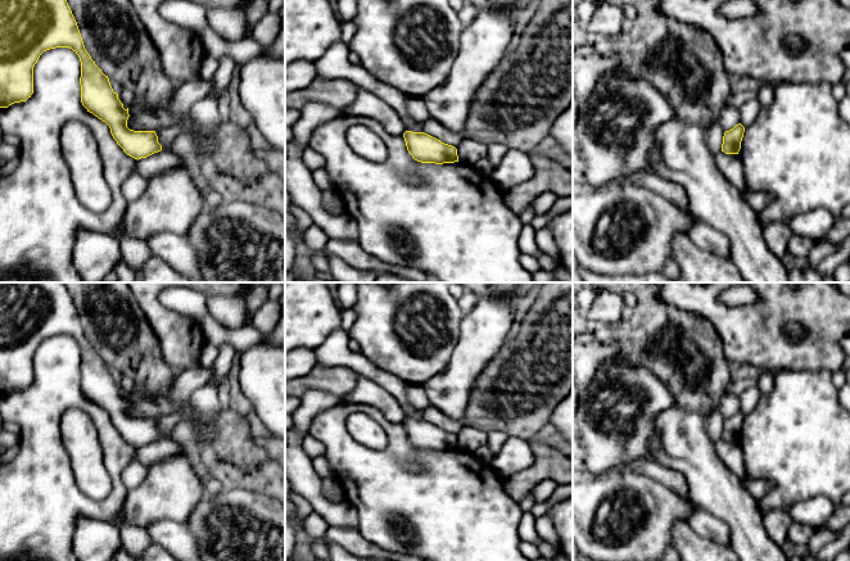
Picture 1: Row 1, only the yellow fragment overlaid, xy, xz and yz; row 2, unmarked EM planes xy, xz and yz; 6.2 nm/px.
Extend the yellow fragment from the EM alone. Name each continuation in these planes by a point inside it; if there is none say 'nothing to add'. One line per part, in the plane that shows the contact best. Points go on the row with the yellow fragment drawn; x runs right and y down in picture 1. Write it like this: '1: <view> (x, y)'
nothing to add

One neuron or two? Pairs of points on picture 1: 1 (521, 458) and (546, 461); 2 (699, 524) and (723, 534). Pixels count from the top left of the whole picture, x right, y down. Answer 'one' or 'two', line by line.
1: two
2: one

